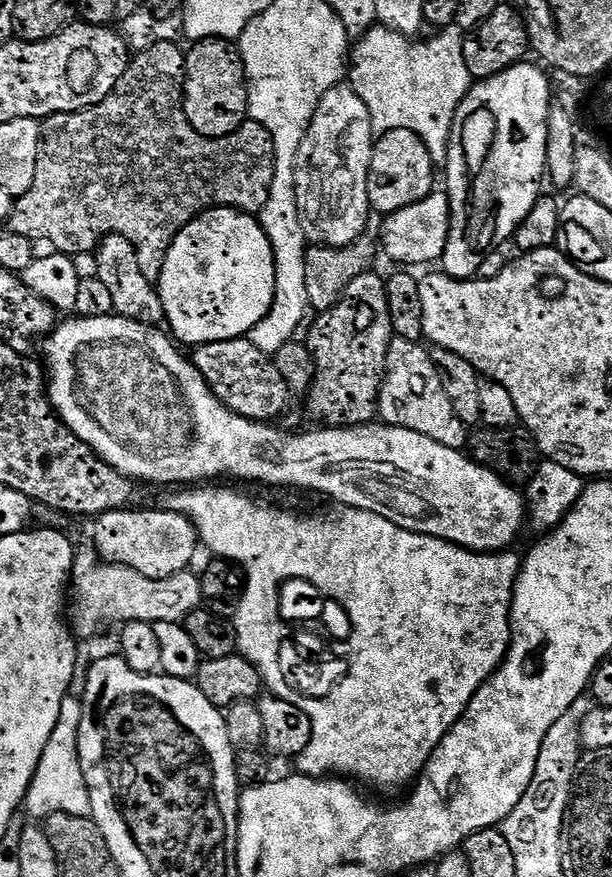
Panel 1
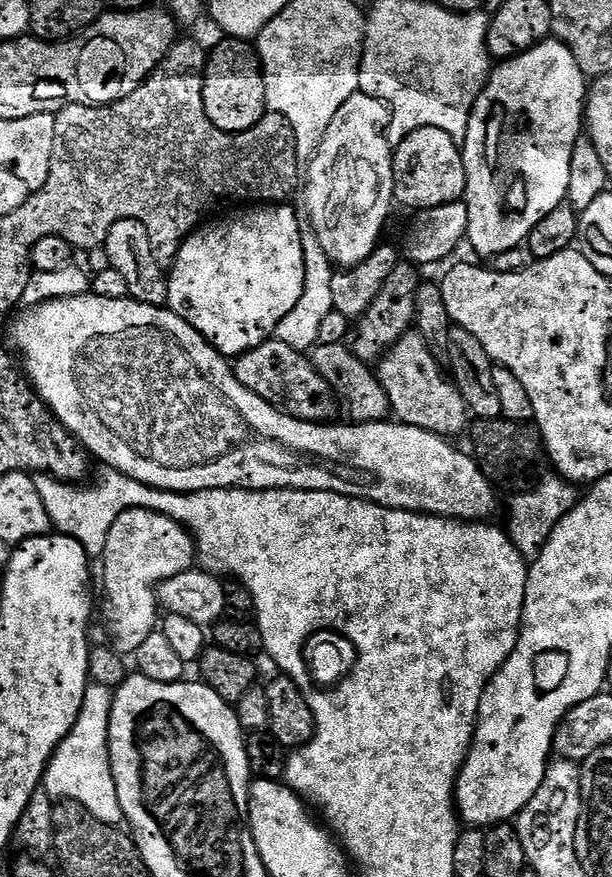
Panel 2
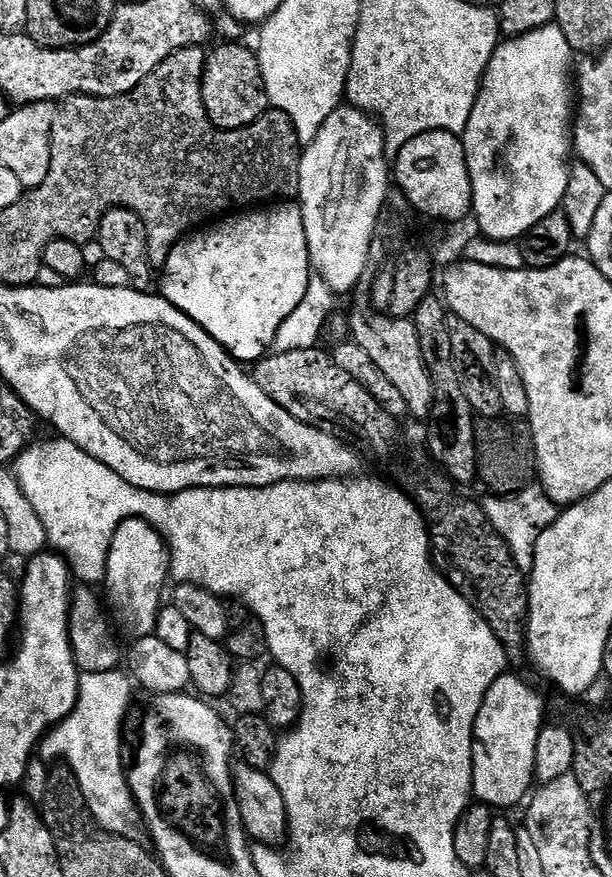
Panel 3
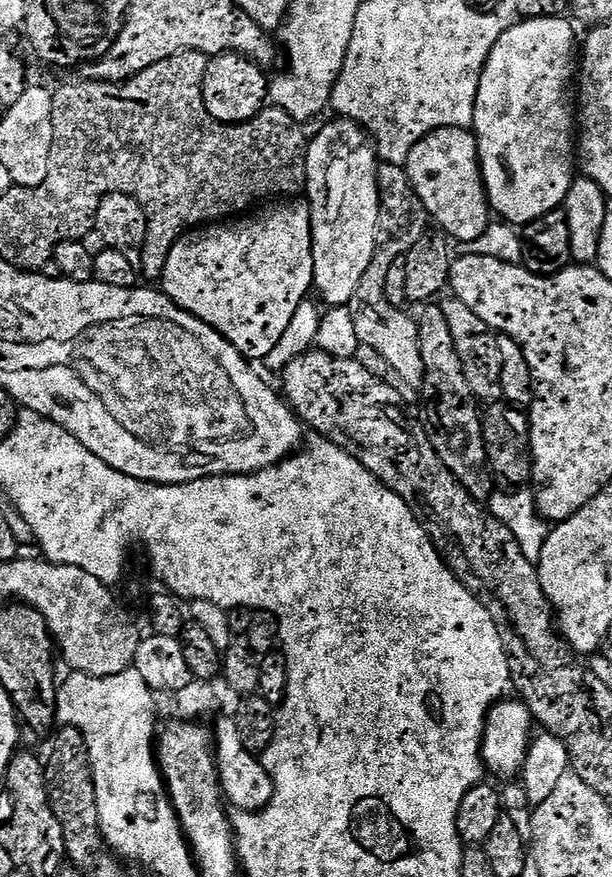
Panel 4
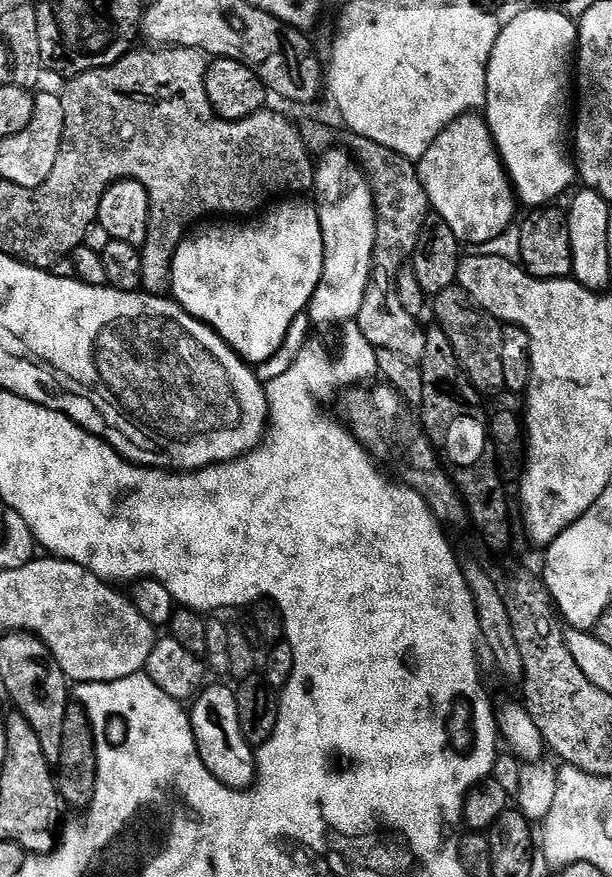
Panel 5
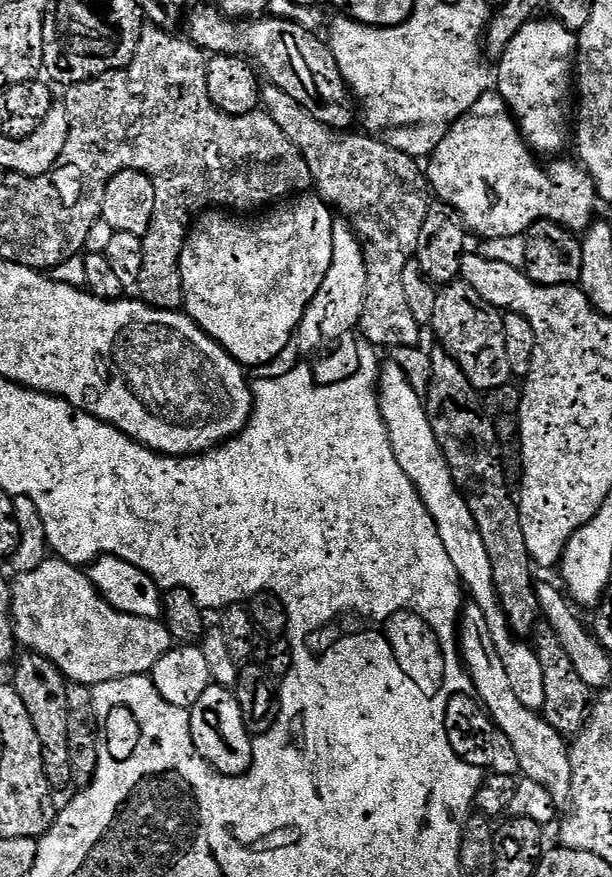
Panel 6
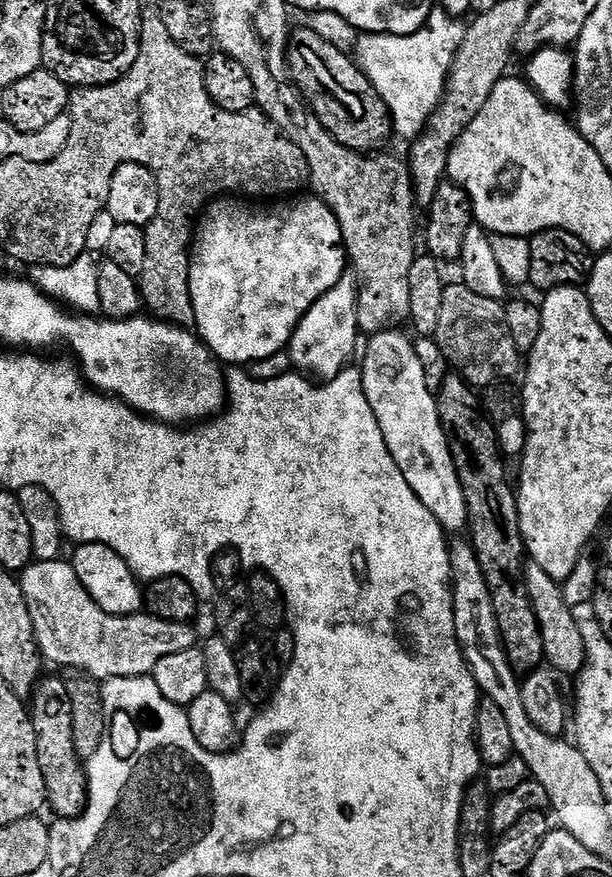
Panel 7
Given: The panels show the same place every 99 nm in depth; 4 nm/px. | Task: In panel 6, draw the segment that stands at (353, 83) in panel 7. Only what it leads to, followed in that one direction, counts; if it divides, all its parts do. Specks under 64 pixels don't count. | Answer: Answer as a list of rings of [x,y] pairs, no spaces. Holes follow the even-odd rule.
[[[215,7],[194,8],[186,20],[186,36],[197,48],[208,54],[233,52],[251,58],[258,65],[259,71],[272,79],[269,80],[271,87],[280,88],[290,98],[294,98],[294,102],[314,114],[318,122],[330,124],[337,130],[347,129],[351,125],[348,123],[352,120],[352,108],[354,112],[353,97],[336,68],[327,43],[316,32],[308,32],[294,21],[279,18],[252,18],[237,23],[240,25],[235,28],[232,25],[235,23]]]

